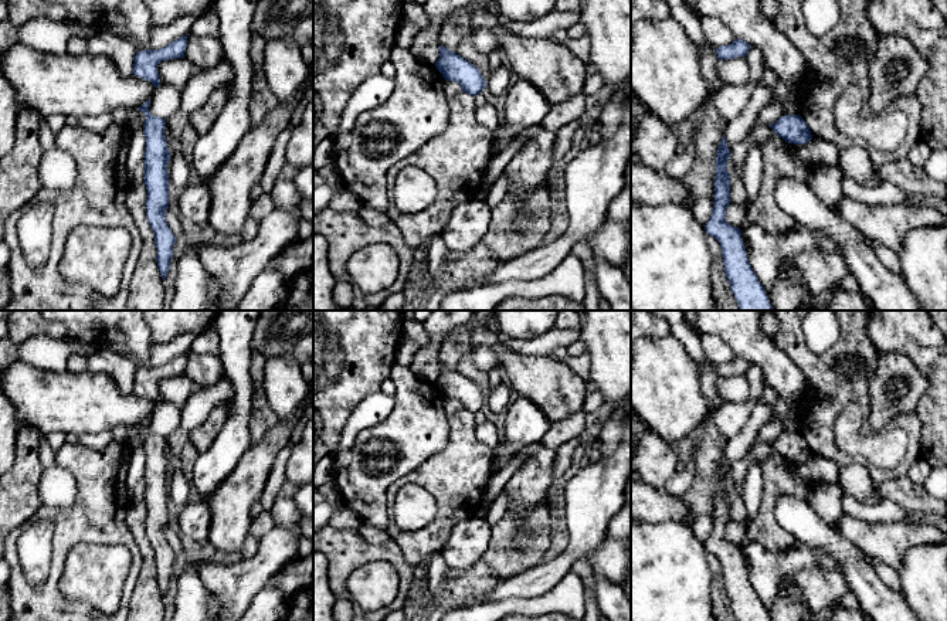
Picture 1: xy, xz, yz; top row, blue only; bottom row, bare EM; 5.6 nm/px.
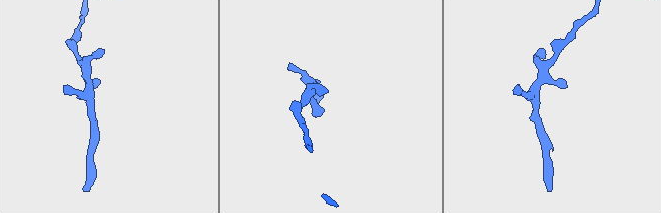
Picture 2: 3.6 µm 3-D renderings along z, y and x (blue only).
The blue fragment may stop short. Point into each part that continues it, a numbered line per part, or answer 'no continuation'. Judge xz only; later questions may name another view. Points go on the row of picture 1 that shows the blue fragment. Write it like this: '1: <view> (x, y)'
no continuation

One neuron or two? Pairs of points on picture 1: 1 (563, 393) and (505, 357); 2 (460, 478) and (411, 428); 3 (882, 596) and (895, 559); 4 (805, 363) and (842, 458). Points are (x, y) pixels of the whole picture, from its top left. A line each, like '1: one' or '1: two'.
1: one
2: two
3: two
4: one

